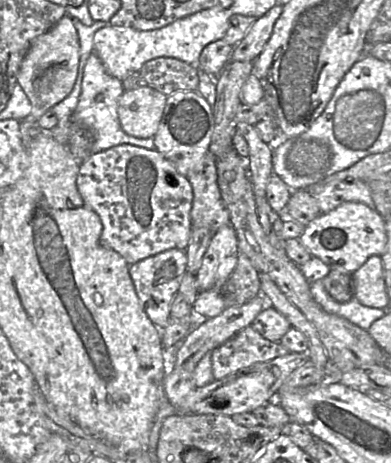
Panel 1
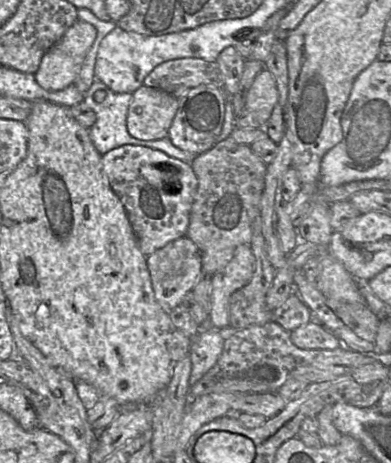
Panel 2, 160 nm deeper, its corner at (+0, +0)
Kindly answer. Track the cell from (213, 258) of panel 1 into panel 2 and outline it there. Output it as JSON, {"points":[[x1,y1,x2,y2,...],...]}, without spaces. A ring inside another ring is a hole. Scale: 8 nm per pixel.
{"points":[[239,245,225,268,211,276,212,296,209,319,219,331,230,327,231,295,247,285,255,270,255,257,248,245]]}

